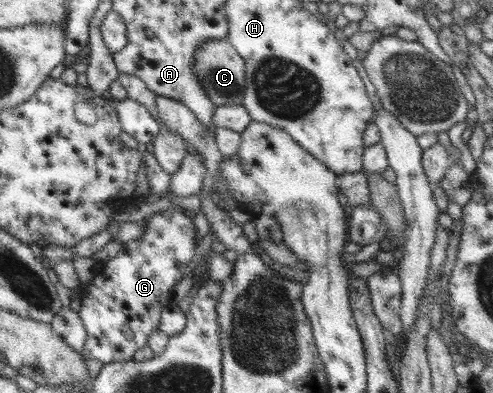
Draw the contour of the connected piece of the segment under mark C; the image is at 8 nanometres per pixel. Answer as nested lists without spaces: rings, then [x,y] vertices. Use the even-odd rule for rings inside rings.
[[[226,39],[206,40],[196,48],[193,72],[199,77],[200,83],[208,97],[217,106],[241,105],[245,91],[245,61],[236,48]]]

